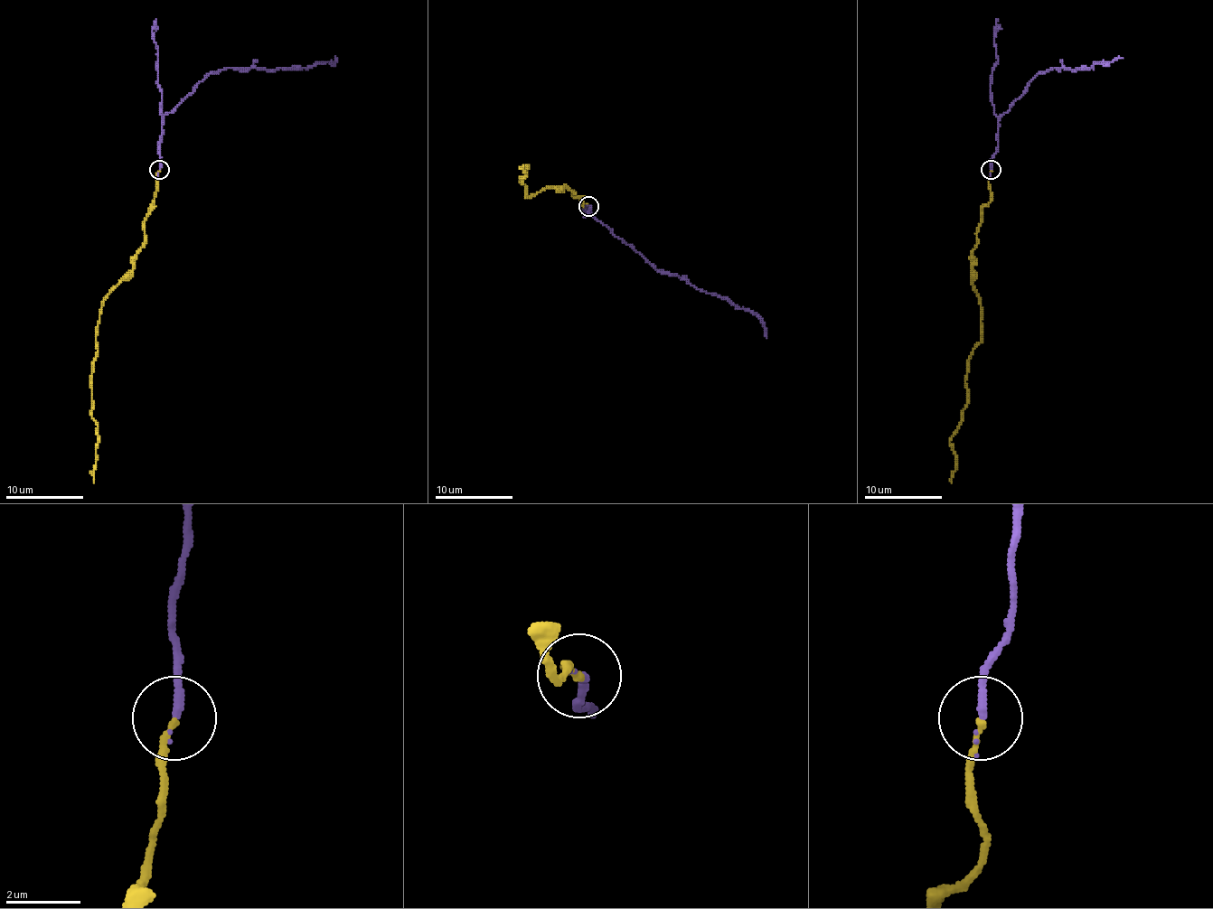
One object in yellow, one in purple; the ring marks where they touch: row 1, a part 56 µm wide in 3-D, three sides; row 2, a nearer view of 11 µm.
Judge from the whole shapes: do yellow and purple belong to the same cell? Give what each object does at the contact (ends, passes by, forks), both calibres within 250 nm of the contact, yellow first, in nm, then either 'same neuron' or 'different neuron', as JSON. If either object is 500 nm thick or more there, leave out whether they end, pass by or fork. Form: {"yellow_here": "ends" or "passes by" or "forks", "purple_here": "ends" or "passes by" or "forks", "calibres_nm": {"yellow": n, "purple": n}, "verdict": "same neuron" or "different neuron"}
{"yellow_here": "ends", "purple_here": "ends", "calibres_nm": {"yellow": 150, "purple": 220}, "verdict": "same neuron"}

